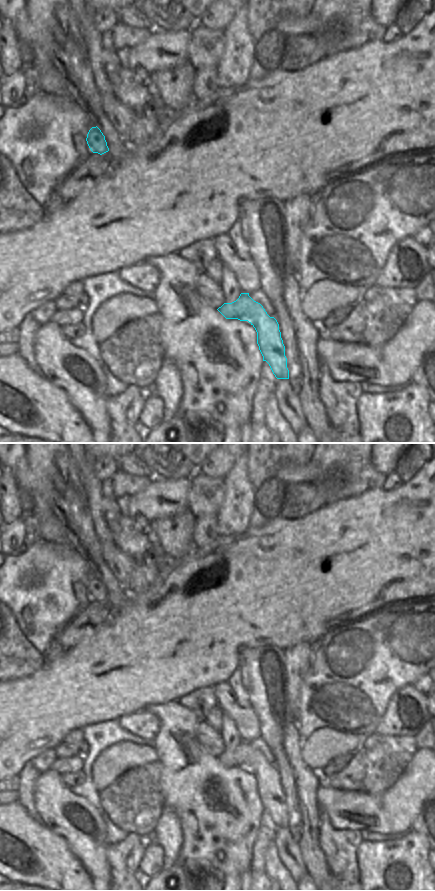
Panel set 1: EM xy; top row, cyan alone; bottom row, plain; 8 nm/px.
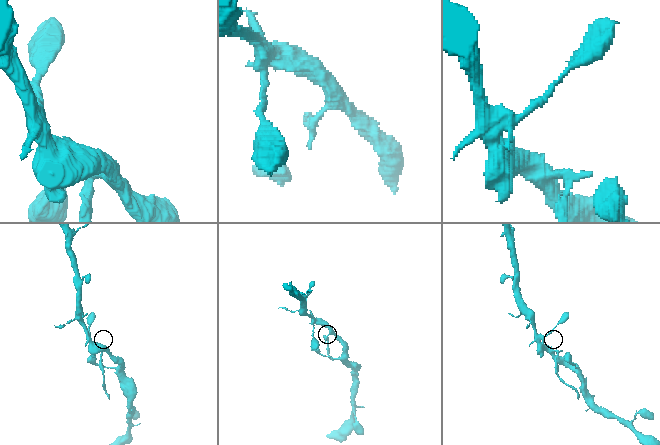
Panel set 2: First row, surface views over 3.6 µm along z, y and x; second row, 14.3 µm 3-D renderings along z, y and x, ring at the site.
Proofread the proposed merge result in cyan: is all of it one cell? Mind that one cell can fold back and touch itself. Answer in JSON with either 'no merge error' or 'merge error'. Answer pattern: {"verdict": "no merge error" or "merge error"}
{"verdict": "merge error"}

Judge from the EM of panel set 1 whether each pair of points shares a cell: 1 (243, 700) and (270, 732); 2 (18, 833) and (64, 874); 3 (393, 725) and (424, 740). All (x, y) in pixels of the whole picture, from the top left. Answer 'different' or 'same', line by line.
1: different
2: same
3: different

